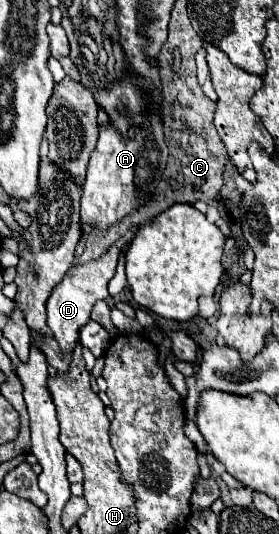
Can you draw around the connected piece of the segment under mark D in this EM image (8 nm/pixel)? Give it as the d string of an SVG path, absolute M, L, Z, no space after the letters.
M128 229L126 235L114 247L110 247L110 251L106 255L102 255L100 261L90 261L86 265L70 267L68 275L54 287L54 291L46 303L46 311L48 311L48 327L52 329L54 339L58 341L62 353L72 353L74 347L78 345L80 329L90 321L90 311L92 311L94 303L98 299L108 299L108 281L114 277L120 249L126 241L130 241L134 237L134 233L136 233L136 229Z

